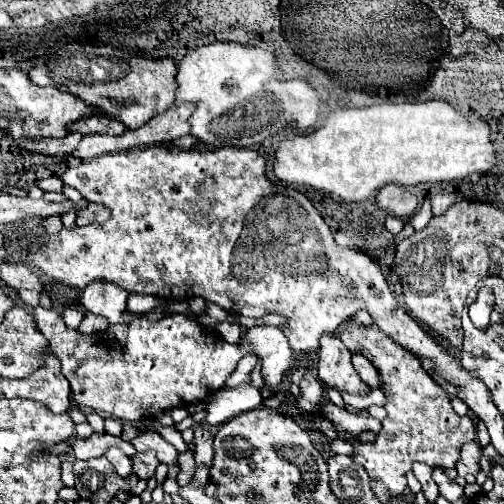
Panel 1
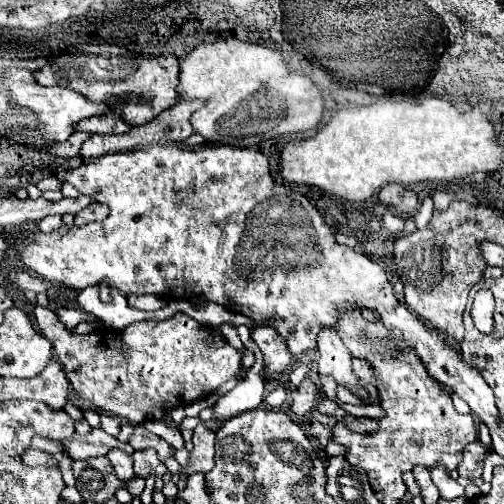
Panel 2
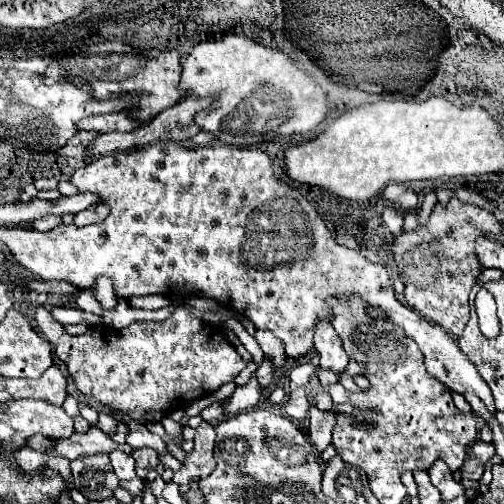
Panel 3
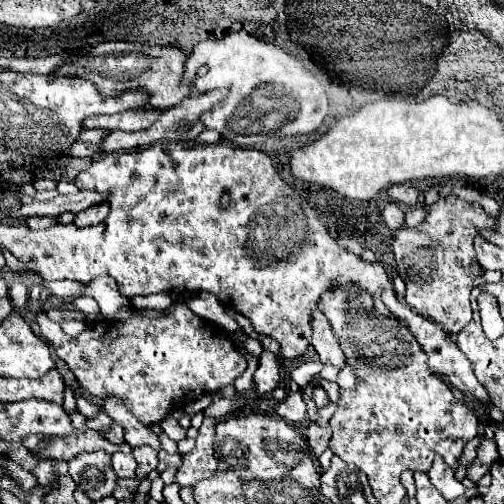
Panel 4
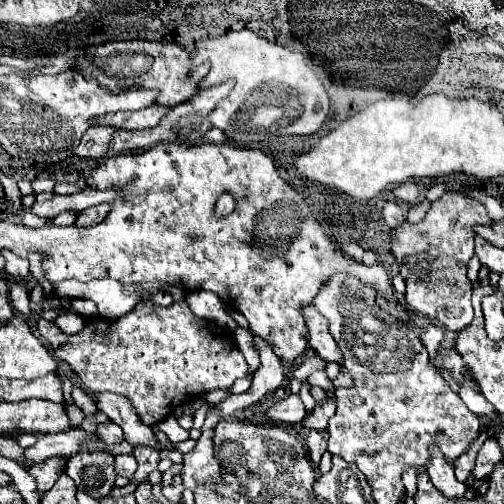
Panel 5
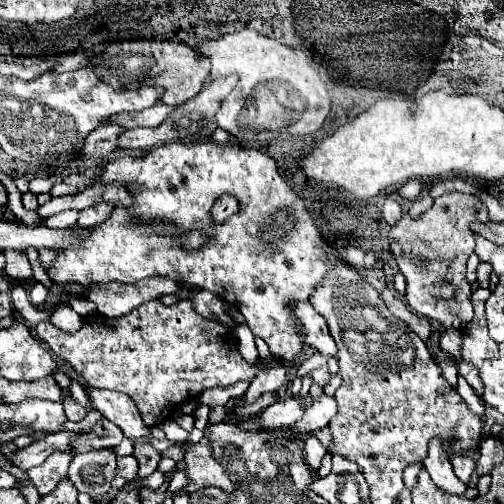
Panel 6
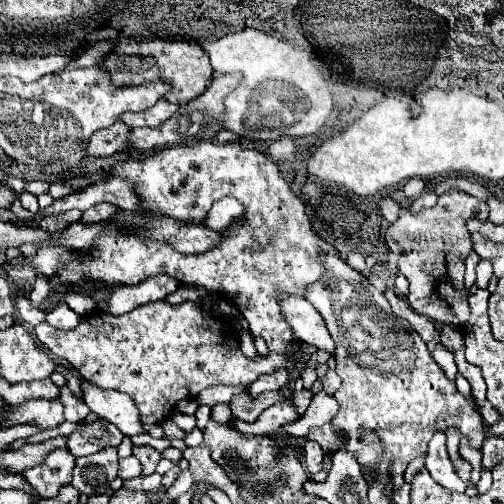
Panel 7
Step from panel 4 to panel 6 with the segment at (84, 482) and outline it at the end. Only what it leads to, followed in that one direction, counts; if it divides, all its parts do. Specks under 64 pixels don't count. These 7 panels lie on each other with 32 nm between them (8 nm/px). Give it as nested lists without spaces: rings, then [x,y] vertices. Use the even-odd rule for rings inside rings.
[[[104,448],[100,452],[88,452],[74,456],[70,468],[70,480],[74,480],[78,492],[86,492],[96,498],[110,490],[110,482],[116,476],[116,452]]]

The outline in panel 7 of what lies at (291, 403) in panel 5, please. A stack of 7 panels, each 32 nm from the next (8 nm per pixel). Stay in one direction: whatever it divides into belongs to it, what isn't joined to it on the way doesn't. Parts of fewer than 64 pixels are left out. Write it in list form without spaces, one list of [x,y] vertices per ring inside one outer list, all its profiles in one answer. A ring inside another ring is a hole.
[[[274,404],[270,408],[266,408],[260,418],[254,422],[254,424],[248,424],[244,420],[238,420],[234,418],[232,420],[232,426],[242,432],[244,436],[272,436],[278,432],[280,426],[288,424],[288,422],[294,422],[298,416],[296,416],[296,410],[292,408],[292,404]]]

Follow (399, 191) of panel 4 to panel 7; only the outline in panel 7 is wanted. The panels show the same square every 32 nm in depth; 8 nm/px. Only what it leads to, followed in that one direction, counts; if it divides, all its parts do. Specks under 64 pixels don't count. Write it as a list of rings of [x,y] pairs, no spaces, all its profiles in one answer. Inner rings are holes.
[[[418,178],[418,180],[408,180],[402,190],[404,190],[404,194],[406,194],[408,198],[416,198],[416,196],[420,196],[420,194],[426,190],[426,180],[422,180],[422,178]]]

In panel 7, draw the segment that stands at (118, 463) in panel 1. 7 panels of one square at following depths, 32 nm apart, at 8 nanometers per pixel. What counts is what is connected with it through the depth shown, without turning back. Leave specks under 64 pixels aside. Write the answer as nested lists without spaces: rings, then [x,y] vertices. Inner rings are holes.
[[[128,456],[128,458],[120,460],[120,472],[118,472],[118,476],[120,476],[122,480],[142,476],[142,464],[140,464],[140,460],[134,458],[134,456]]]

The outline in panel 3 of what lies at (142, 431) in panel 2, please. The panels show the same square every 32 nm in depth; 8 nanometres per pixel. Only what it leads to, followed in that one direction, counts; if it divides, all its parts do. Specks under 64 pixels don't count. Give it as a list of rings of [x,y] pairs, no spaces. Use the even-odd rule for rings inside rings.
[[[108,408],[108,412],[110,412],[110,416],[114,416],[118,422],[124,422],[124,424],[128,426],[130,432],[128,432],[128,436],[126,436],[126,442],[128,442],[132,448],[150,446],[150,448],[154,448],[158,454],[166,452],[166,446],[164,446],[162,438],[156,436],[156,434],[152,434],[152,432],[148,432],[148,428],[146,428],[144,424],[132,420],[126,412],[120,412],[120,410],[116,410],[116,408]]]

